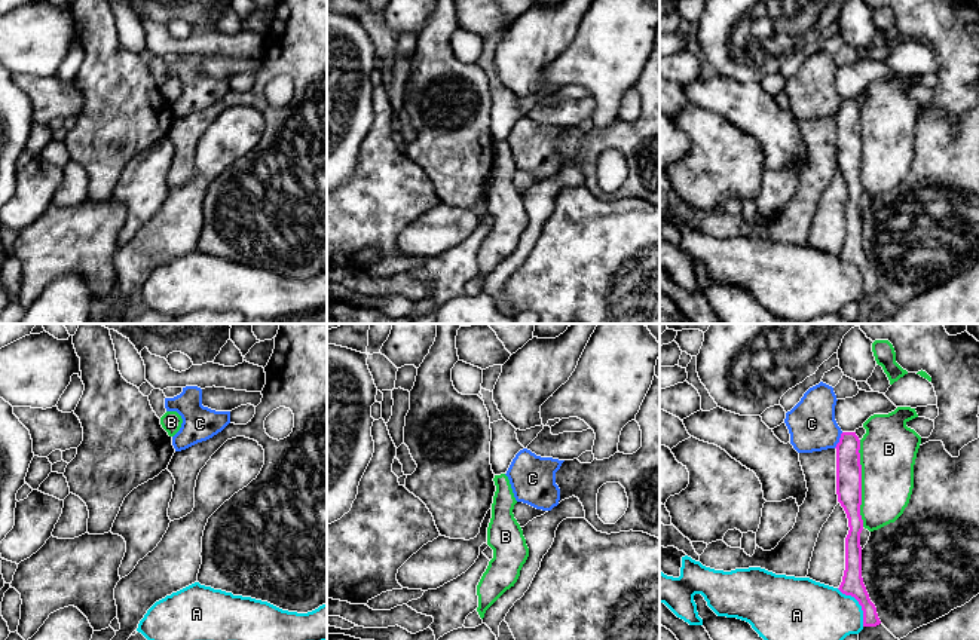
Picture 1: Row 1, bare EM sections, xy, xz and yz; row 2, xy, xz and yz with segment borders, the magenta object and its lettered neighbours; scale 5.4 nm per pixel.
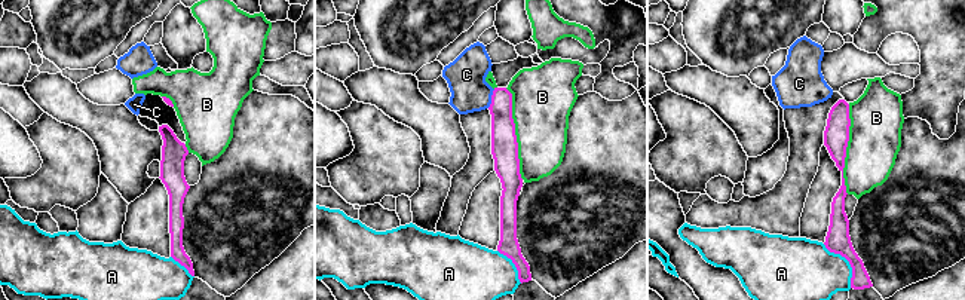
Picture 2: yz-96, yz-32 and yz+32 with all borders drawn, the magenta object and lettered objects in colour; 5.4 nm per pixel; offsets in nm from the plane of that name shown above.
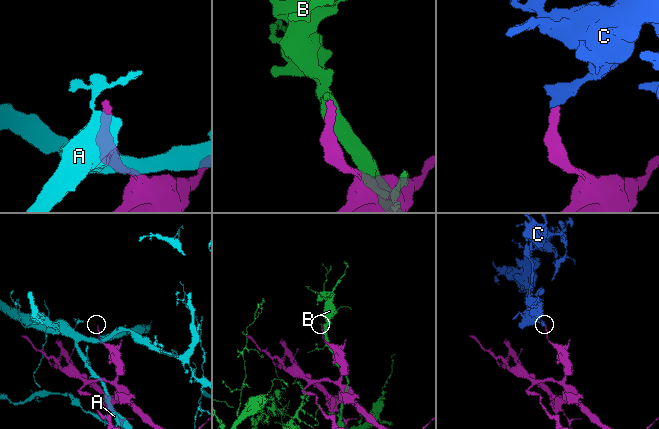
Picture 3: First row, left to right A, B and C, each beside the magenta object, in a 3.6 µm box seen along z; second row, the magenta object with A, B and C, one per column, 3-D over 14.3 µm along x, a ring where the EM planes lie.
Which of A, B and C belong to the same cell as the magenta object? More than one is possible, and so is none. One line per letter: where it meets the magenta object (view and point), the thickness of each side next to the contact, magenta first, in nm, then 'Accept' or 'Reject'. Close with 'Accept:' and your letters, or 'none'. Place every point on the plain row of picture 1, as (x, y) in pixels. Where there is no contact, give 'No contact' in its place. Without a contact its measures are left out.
A: Touches magenta at yz (859, 270). Thickness 120 nm (magenta) against 360 nm. Reject
B: Touches magenta at yz (860, 150). Thickness 140 nm (magenta) against 300 nm. Reject
C: Touches magenta at yz (840, 107). Thickness 140 nm (magenta) against 260 nm. Reject
Accept: none

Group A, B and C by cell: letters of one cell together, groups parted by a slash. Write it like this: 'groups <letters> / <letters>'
groups A / B / C

